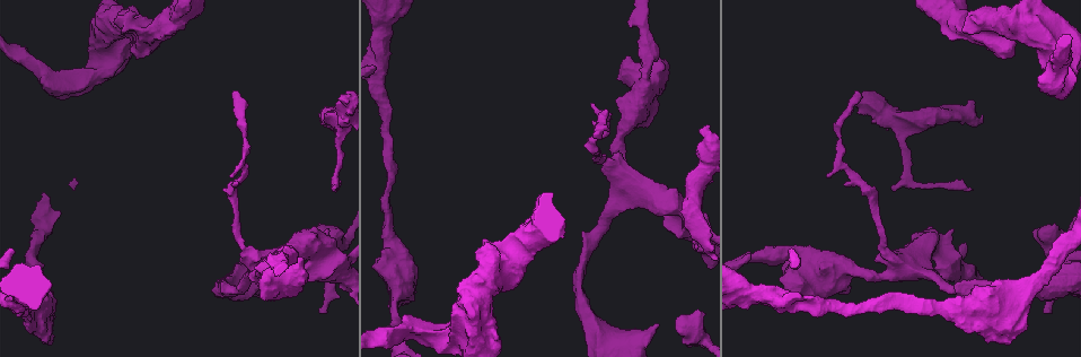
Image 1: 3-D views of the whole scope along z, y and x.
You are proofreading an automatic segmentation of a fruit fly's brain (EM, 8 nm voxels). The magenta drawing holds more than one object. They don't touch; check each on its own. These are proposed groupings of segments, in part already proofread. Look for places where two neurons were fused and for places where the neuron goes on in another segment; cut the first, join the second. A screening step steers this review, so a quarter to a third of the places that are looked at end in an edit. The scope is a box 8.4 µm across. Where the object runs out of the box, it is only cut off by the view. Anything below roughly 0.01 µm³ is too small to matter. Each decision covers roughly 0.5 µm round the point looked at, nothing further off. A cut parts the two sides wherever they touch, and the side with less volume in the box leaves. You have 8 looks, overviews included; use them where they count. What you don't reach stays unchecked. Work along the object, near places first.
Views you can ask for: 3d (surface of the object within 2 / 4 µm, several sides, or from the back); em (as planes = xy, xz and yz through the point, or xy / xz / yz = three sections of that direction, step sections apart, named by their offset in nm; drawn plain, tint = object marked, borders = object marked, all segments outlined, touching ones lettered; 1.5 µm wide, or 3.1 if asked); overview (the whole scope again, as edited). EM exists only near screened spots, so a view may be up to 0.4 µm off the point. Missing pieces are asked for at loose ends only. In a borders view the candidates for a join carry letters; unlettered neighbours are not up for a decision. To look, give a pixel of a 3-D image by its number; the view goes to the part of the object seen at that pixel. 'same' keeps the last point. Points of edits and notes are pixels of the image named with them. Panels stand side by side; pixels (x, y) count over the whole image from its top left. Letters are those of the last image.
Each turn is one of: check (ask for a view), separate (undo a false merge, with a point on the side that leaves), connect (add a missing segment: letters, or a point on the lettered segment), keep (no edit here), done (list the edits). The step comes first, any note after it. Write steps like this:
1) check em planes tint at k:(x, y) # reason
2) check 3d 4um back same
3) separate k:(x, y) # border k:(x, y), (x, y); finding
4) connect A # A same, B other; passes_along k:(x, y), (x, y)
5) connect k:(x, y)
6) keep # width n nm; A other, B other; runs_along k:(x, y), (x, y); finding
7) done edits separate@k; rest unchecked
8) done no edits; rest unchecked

check em xz step 8 borders at 1:(1010, 45) # thick end

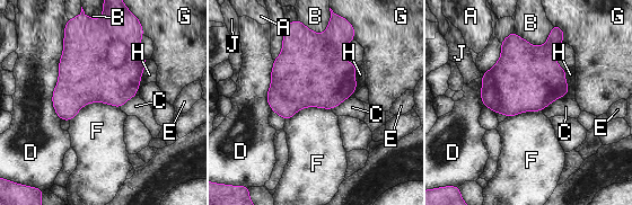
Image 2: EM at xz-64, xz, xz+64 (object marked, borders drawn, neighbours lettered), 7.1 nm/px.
check em planes borders same

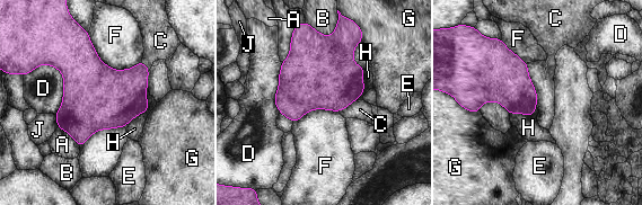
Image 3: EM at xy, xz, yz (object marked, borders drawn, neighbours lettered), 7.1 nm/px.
keep # A other, B other, C other, D other, E other, F other, G other, H other, J other; border 3:(88, 33), (113, 69), (141, 60); no lettered segment goes on from it

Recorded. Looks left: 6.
check em planes borders at 1:(272, 254)

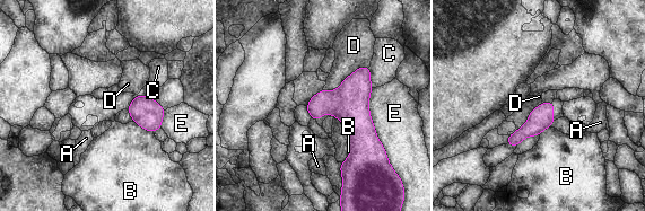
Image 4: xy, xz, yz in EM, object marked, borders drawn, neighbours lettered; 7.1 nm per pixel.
keep # longest_contact E 480 nm; A other, B other, C other, D other, E other; none of them fits

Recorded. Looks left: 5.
check 3d 4um at 1:(1048, 312) # branch stops here

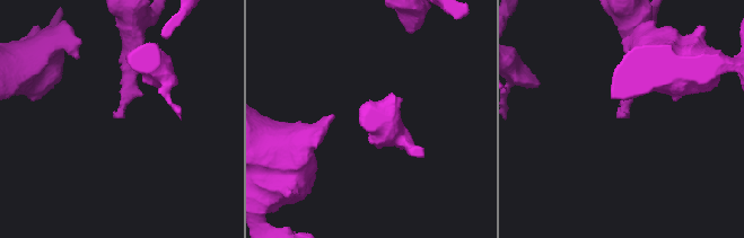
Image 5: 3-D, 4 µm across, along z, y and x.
check em yz step 8 borders at 5:(114, 115)

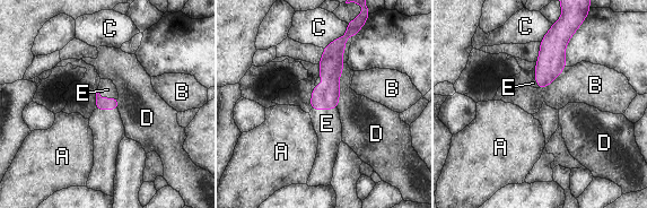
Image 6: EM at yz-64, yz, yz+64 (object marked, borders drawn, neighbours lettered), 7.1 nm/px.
check em planes borders same

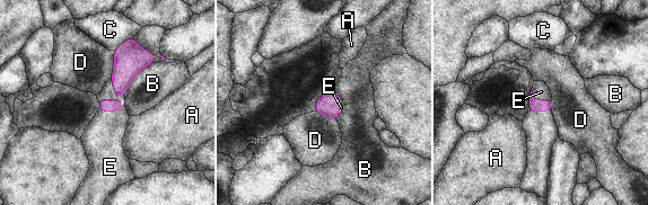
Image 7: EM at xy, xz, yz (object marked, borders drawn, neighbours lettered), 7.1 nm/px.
connect E # A other, B other, C other, D other, E same; the neuron continues

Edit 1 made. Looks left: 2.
done edits connect@7; rest unchecked

